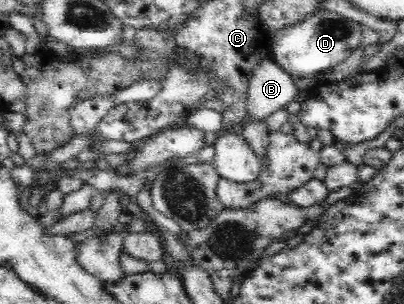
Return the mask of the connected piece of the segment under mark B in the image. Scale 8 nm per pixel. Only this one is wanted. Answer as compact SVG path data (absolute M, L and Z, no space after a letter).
M265 57L249 79L244 122L263 123L271 113L285 109L289 102L296 100L298 93L291 74Z

